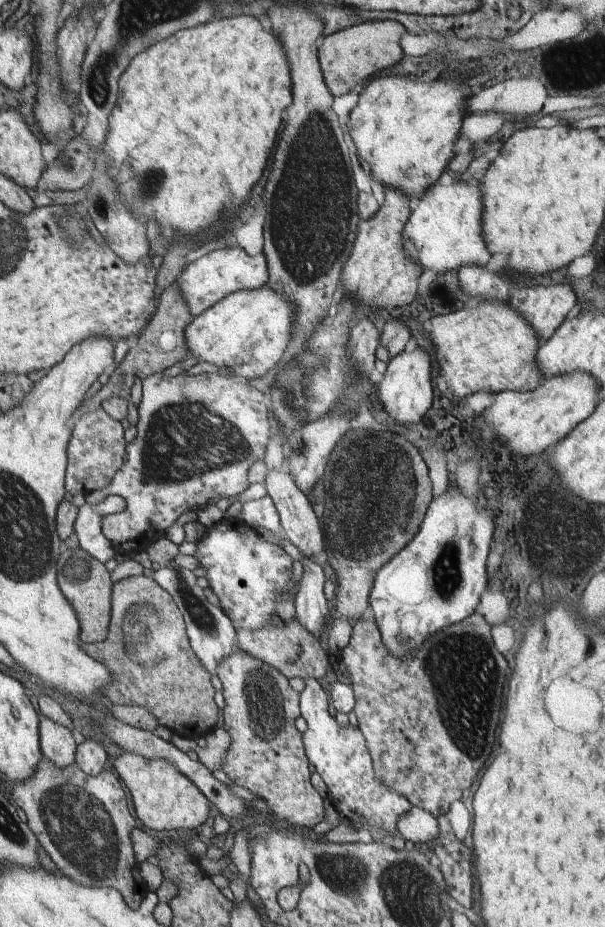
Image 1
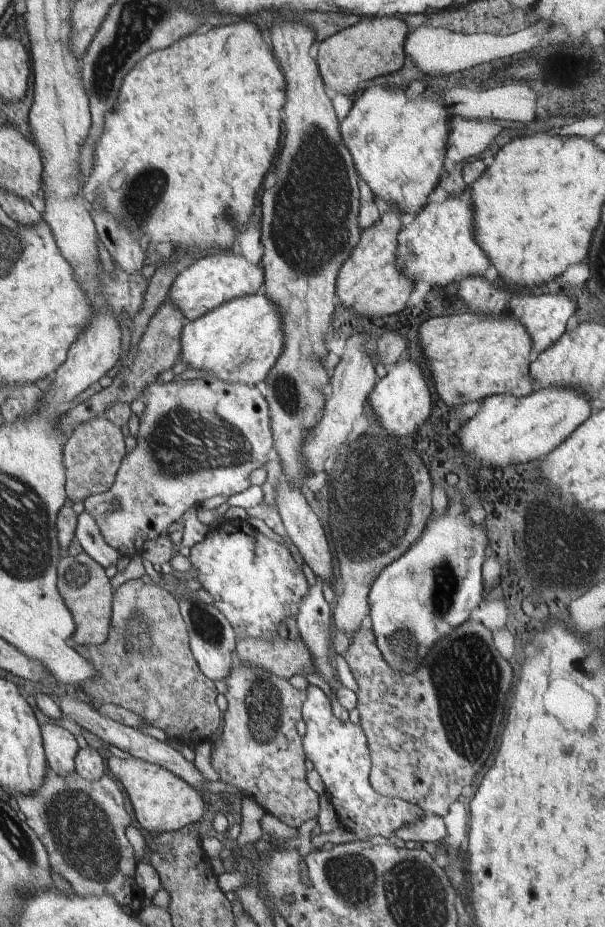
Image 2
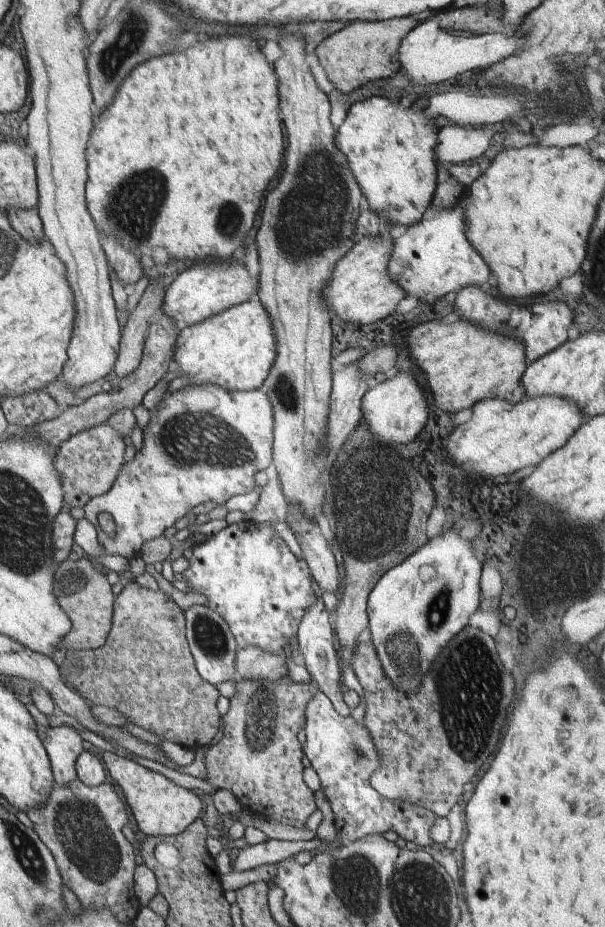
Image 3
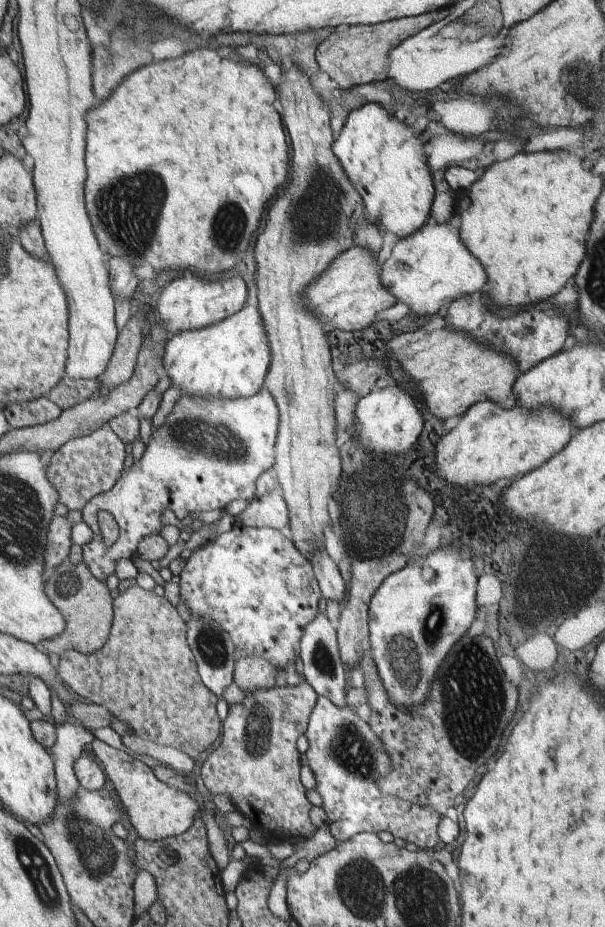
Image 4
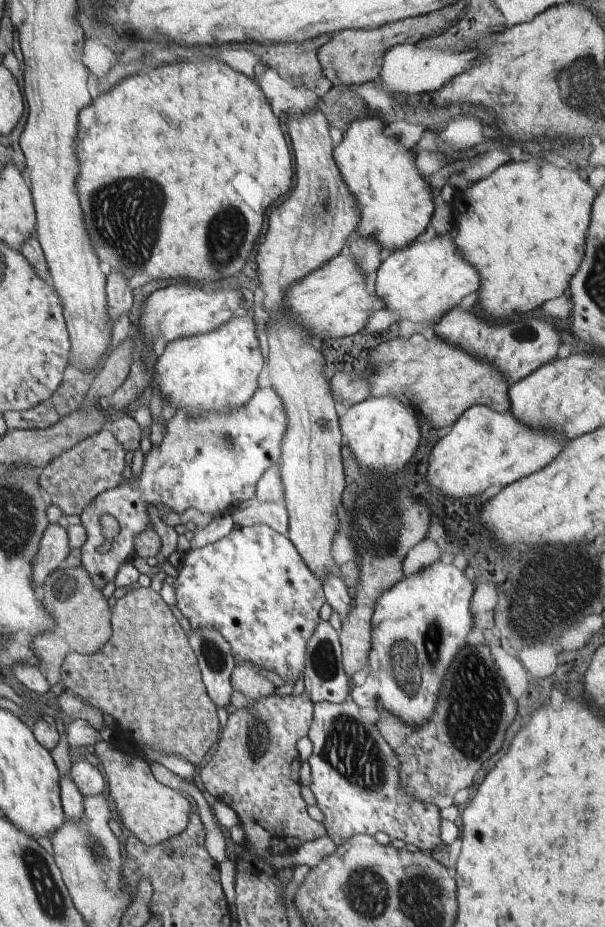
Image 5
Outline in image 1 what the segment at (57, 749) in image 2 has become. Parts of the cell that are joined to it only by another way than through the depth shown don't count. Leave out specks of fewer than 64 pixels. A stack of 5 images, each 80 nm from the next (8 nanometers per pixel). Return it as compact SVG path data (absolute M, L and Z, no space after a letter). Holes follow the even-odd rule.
M46 717L39 724L39 747L44 758L58 768L63 769L75 763L77 744L72 731Z

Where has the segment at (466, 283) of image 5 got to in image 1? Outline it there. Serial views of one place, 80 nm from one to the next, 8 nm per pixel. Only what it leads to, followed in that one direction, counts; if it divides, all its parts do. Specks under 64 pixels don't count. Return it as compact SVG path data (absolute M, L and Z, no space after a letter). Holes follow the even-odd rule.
M443 178L430 186L420 200L413 203L411 215L402 231L403 249L406 256L418 263L422 270L434 270L437 274L444 274L461 267L482 267L490 264L491 252L482 238L481 216L483 204L479 182L466 182Z

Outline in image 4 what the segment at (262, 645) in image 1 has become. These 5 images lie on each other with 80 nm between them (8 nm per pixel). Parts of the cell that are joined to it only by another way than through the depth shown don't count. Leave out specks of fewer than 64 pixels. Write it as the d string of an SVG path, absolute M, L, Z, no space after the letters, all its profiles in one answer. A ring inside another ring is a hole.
M257 656L237 659L233 681L243 690L257 691L276 687L275 677L280 669Z

